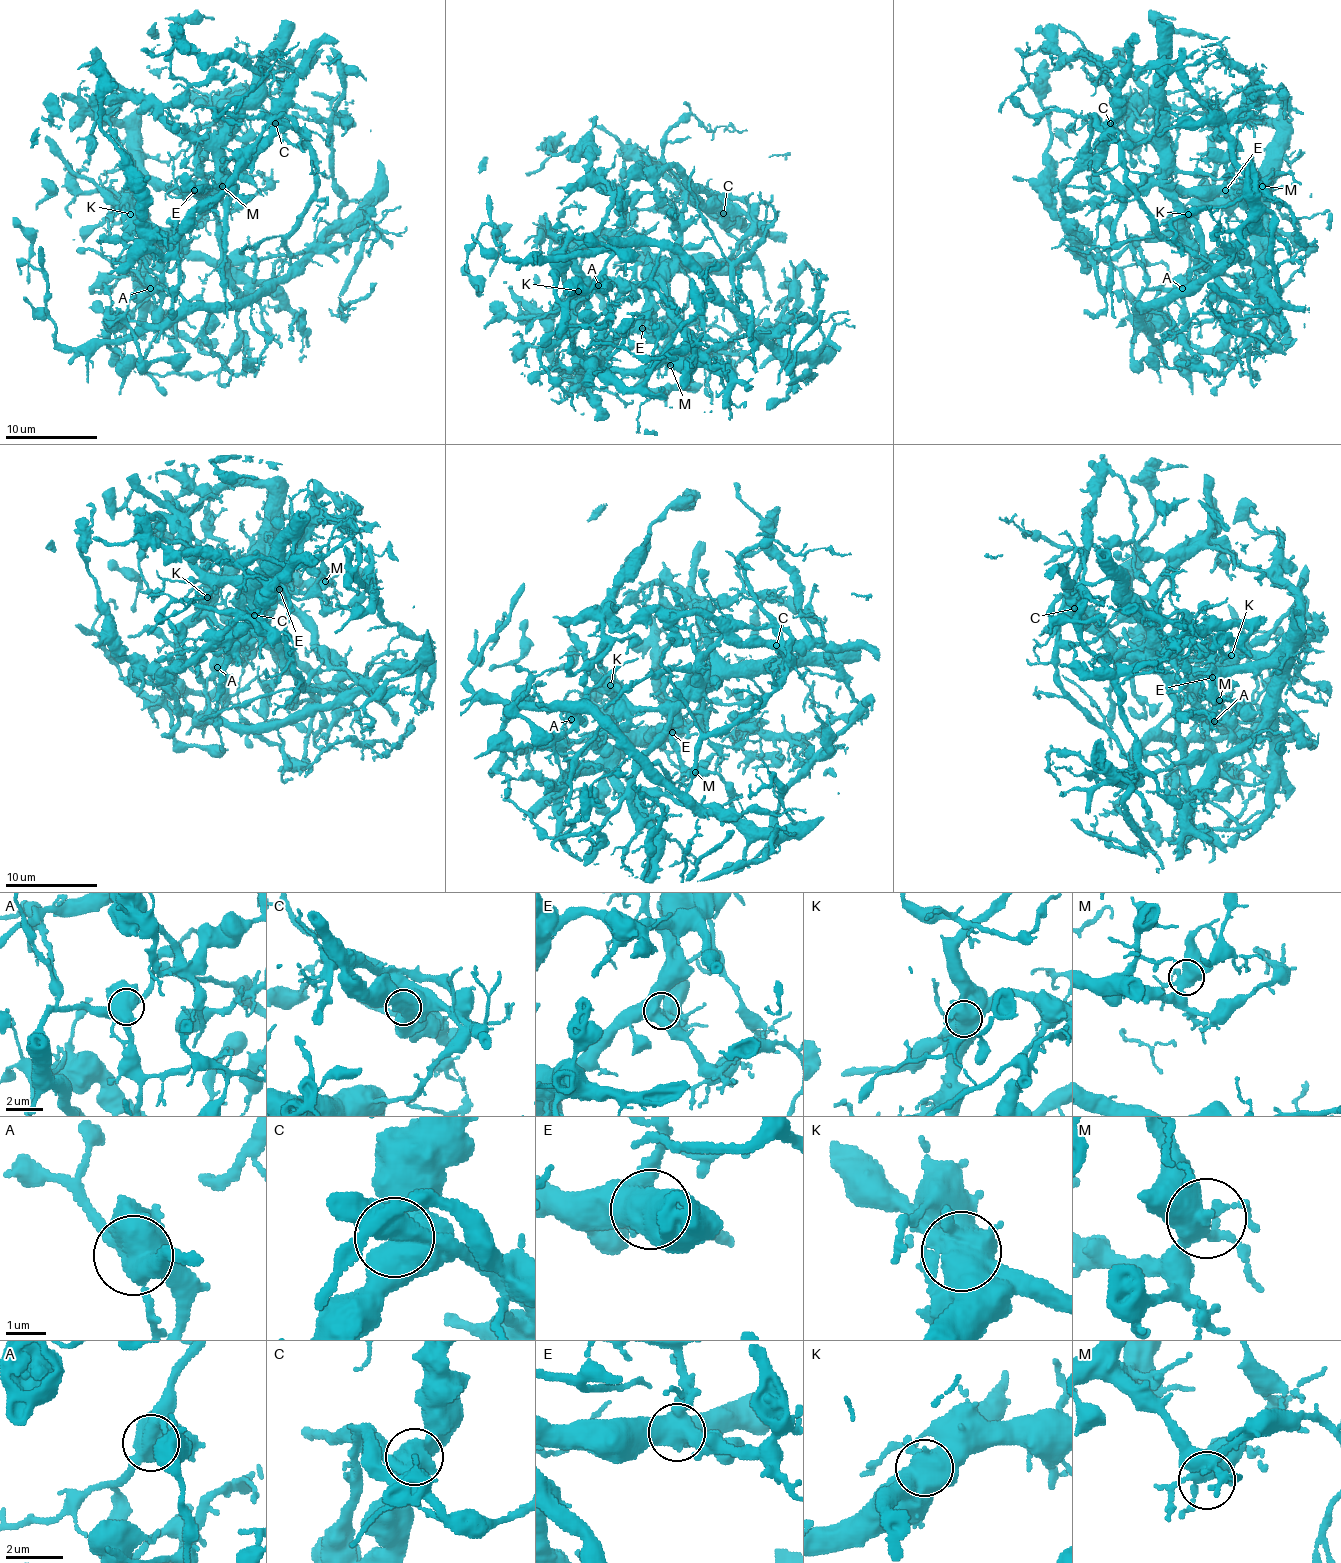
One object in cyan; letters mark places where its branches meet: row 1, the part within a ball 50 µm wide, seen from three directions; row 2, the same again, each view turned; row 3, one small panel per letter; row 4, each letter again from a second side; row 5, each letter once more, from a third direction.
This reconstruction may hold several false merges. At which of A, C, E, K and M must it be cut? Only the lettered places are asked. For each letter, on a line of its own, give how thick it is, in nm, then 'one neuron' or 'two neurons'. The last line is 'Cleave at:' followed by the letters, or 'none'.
A: 550 nm | two neurons
C: 650 nm | one neuron
E: 500 nm | one neuron
K: 800 nm | two neurons
M: 460 nm | one neuron
Cleave at: A, K

